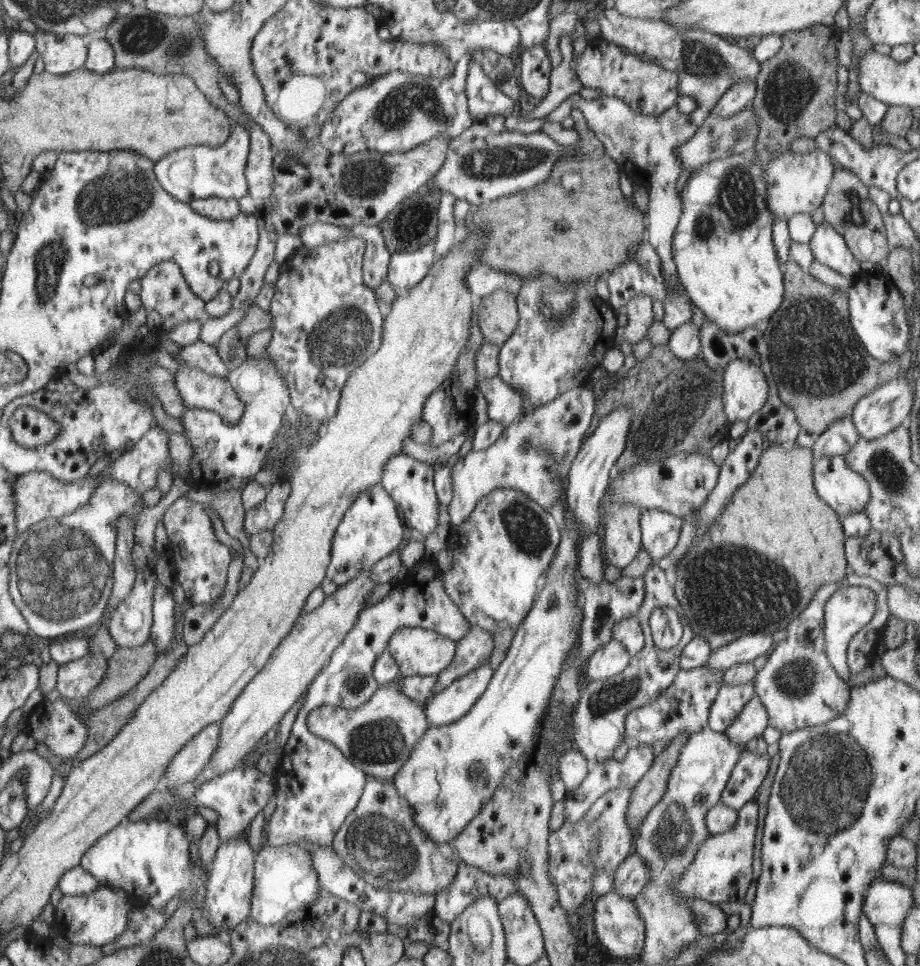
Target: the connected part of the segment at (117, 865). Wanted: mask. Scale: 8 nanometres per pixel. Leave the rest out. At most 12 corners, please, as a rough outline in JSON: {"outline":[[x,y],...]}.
{"outline":[[177,819],[124,821],[80,864],[143,906],[202,914],[208,872]]}

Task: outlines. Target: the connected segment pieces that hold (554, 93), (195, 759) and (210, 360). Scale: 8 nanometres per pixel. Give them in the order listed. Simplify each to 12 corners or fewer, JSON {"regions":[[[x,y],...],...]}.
{"regions":[[[570,34],[562,36],[562,61],[551,68],[550,91],[527,119],[543,118],[583,87],[571,68]],[[218,724],[188,743],[167,769],[168,789],[191,782],[217,748]],[[200,339],[174,354],[225,379],[244,402],[230,422],[186,408],[186,479],[212,493],[244,488],[290,413],[270,356],[233,372]]]}

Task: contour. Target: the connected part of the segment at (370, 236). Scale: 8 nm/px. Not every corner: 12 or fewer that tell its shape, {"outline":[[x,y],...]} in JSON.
{"outline":[[377,226],[368,228],[363,284],[375,292],[387,281],[391,254]]}

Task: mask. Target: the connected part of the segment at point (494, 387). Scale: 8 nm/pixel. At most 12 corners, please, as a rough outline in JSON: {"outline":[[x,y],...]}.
{"outline":[[497,376],[476,388],[489,418],[504,428],[529,408],[520,393]]}

